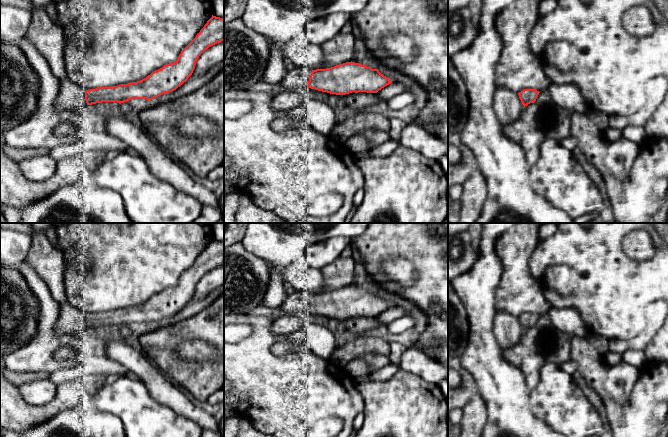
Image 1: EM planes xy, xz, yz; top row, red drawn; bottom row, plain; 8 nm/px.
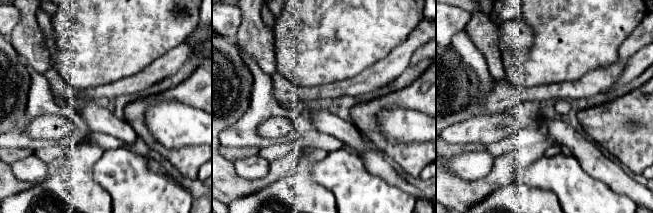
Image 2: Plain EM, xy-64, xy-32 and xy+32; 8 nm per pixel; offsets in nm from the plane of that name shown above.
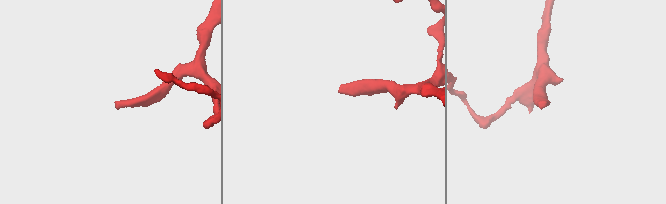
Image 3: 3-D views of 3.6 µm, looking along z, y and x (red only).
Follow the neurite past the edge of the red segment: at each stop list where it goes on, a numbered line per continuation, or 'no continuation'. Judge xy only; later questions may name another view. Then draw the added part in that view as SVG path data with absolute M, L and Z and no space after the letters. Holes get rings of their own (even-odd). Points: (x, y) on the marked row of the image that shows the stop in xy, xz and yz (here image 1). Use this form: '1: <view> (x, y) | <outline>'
1: xy (71, 97) | M69 77L60 80L57 106L61 110L84 111L87 106L85 90Z

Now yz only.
no continuation

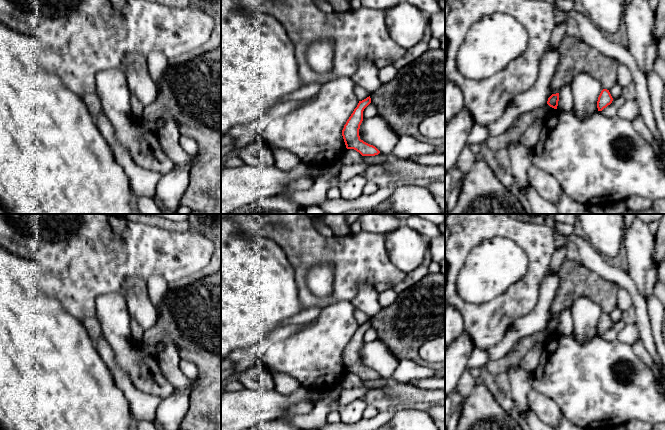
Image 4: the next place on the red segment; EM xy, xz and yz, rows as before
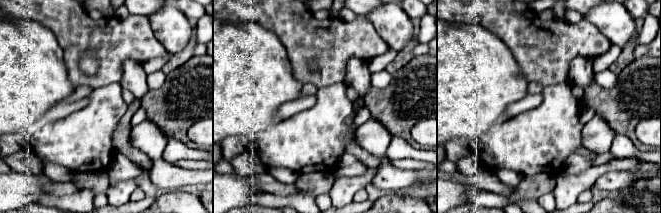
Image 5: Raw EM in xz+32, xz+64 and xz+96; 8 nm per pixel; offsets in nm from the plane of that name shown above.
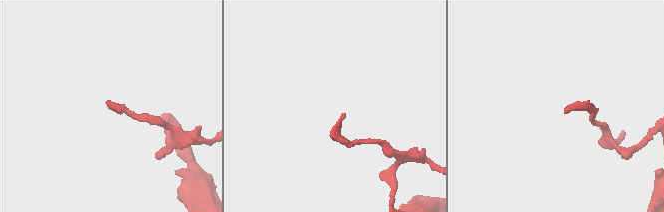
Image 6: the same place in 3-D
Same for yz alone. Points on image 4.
no continuation

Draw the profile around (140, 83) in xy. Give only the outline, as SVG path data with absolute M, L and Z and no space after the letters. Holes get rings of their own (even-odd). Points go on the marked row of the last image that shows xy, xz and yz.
M135 54L131 61L135 66L126 74L129 90L144 107L148 106L156 100L157 86L150 76L147 58Z

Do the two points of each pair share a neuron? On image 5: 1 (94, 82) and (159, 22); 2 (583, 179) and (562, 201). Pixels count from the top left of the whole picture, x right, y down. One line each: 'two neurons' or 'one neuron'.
1: two neurons
2: one neuron

